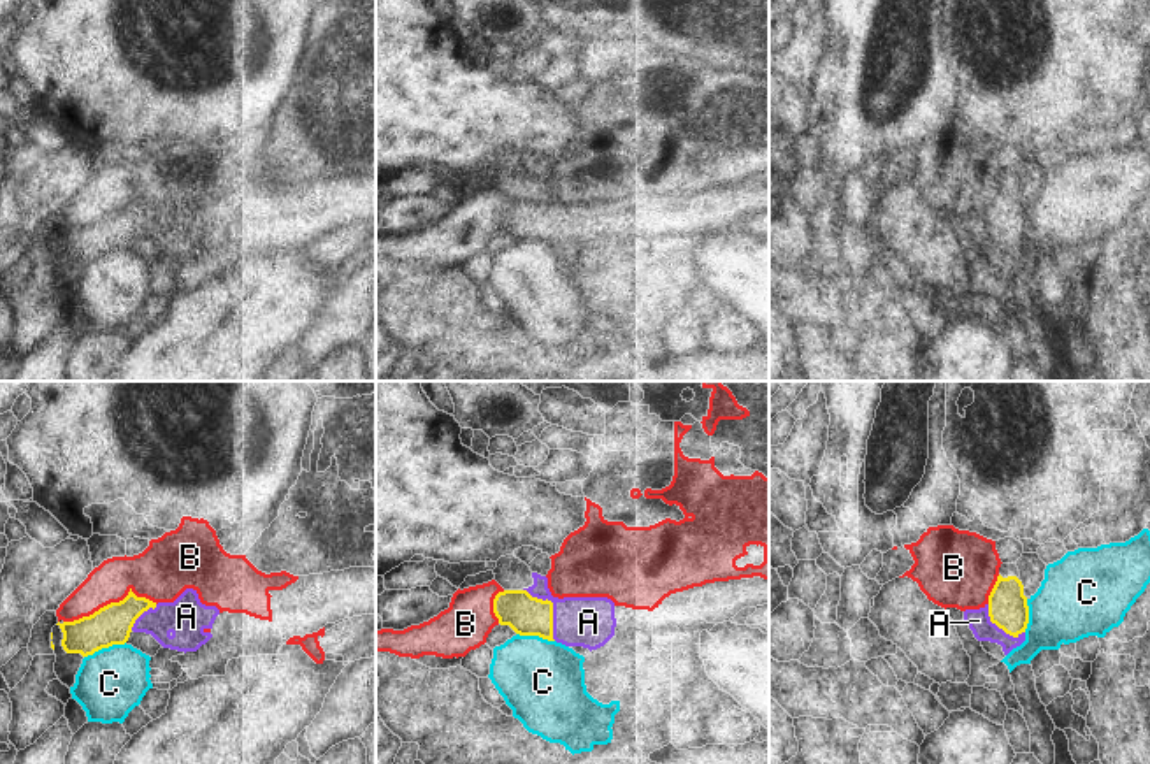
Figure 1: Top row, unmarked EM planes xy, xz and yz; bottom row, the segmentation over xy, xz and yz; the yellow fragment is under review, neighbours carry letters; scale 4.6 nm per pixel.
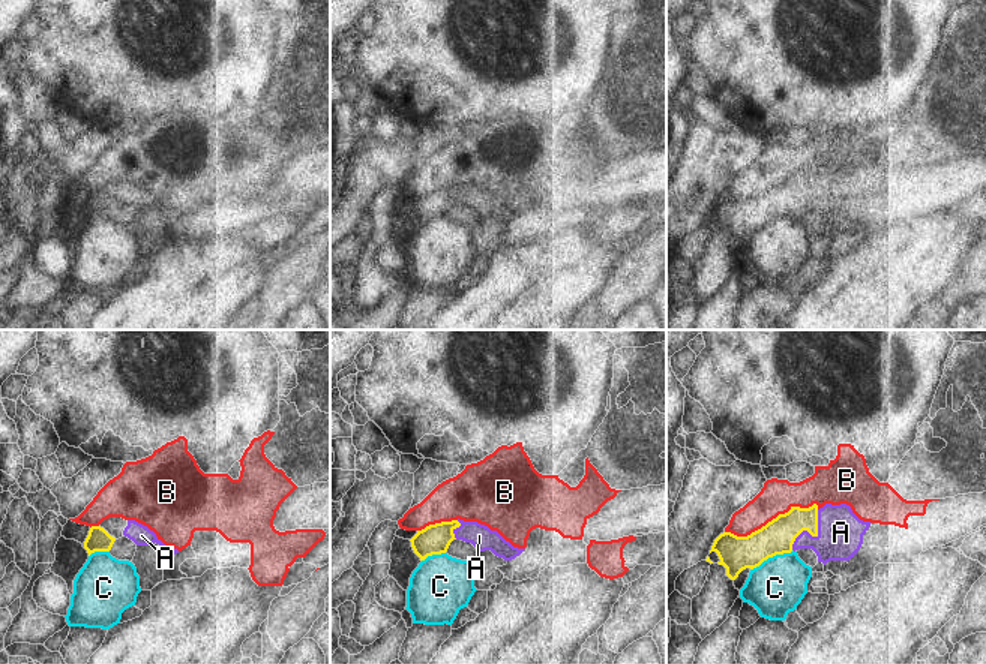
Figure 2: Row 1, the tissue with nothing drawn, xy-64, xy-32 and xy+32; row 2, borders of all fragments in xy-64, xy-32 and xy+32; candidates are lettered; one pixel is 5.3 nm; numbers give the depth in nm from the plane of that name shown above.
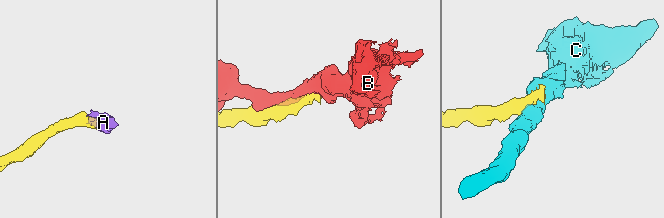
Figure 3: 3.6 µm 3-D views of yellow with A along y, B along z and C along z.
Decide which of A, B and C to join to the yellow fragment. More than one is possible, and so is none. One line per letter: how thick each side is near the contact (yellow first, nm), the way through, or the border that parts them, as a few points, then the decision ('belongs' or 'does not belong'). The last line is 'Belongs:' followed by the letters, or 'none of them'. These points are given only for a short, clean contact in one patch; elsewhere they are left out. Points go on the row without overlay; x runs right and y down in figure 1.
A: 180/240 nm | across xz (527, 222), (552, 215), (564, 227), (589, 229) | belongs
B: 180/240 nm | does not belong
C: 180/320 nm | does not belong
Belongs: A

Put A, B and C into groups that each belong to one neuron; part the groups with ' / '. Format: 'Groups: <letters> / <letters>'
Groups: A / B / C

